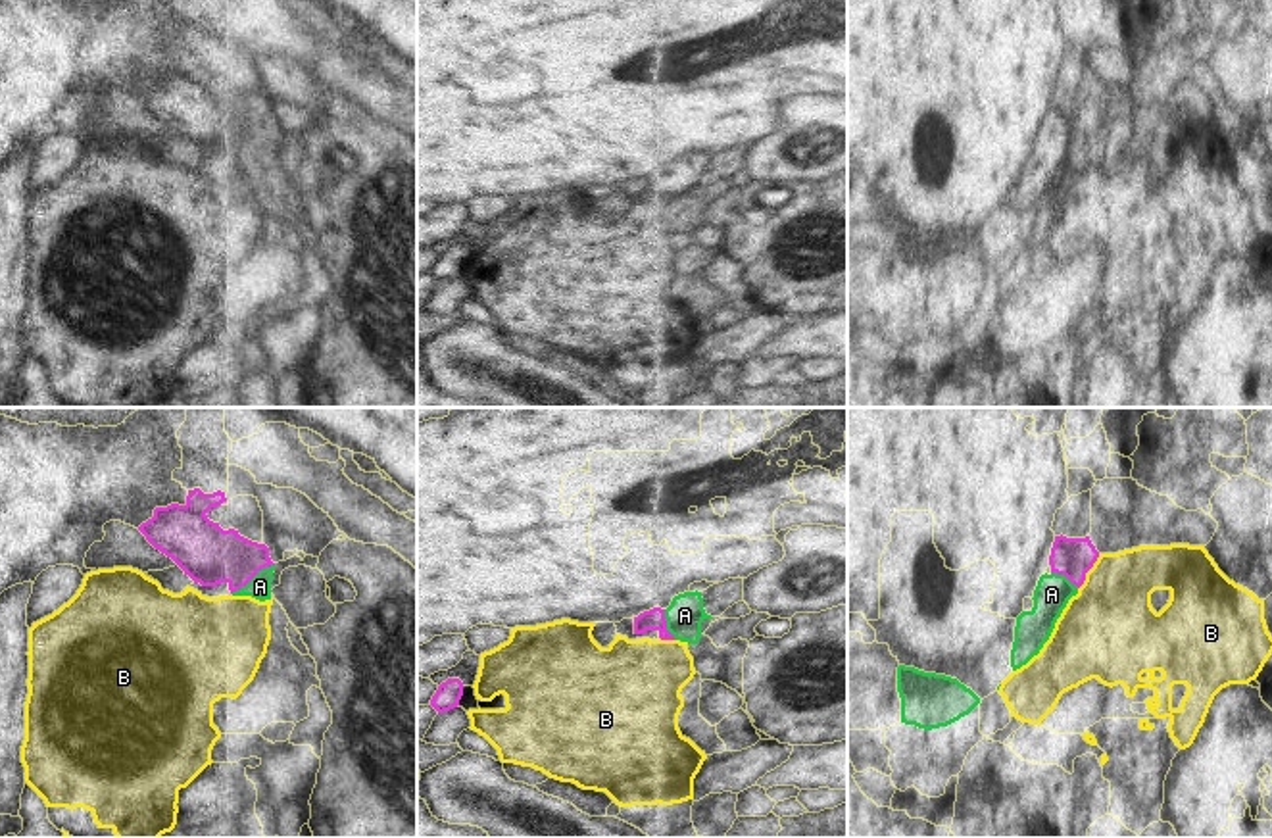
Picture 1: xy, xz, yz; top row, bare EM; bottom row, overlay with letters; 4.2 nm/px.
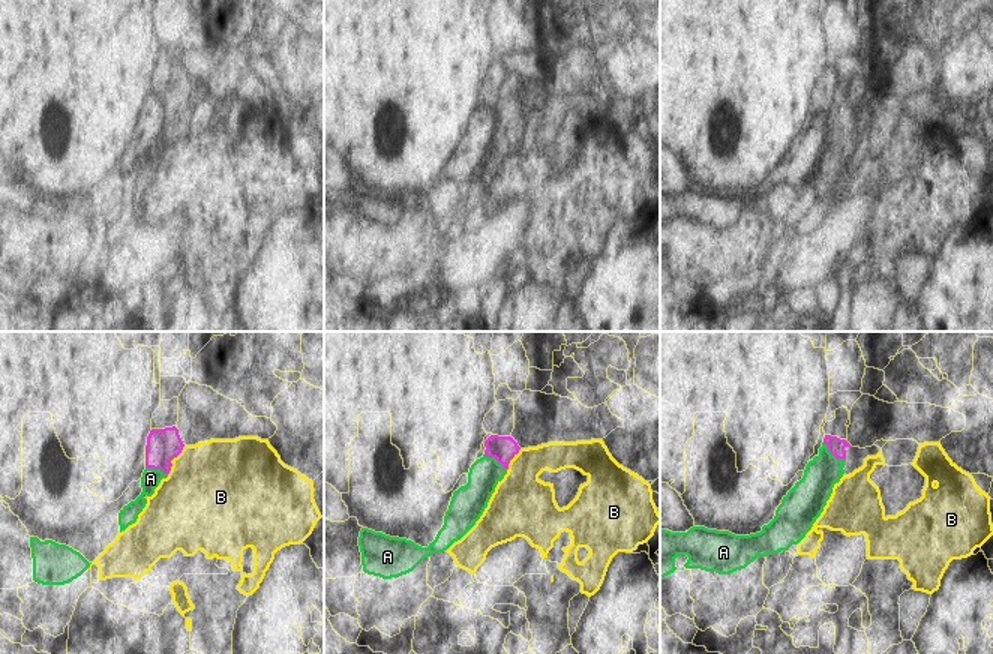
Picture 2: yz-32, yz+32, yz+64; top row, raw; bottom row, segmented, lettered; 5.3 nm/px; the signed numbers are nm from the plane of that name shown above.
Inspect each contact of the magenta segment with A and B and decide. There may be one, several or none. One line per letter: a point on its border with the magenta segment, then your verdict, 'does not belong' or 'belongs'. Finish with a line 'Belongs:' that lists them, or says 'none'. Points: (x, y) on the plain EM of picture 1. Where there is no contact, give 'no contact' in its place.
A: meets magenta in xy at (252, 147); belongs
B: meets magenta in yz at (1088, 139); does not belong
Belongs: A

